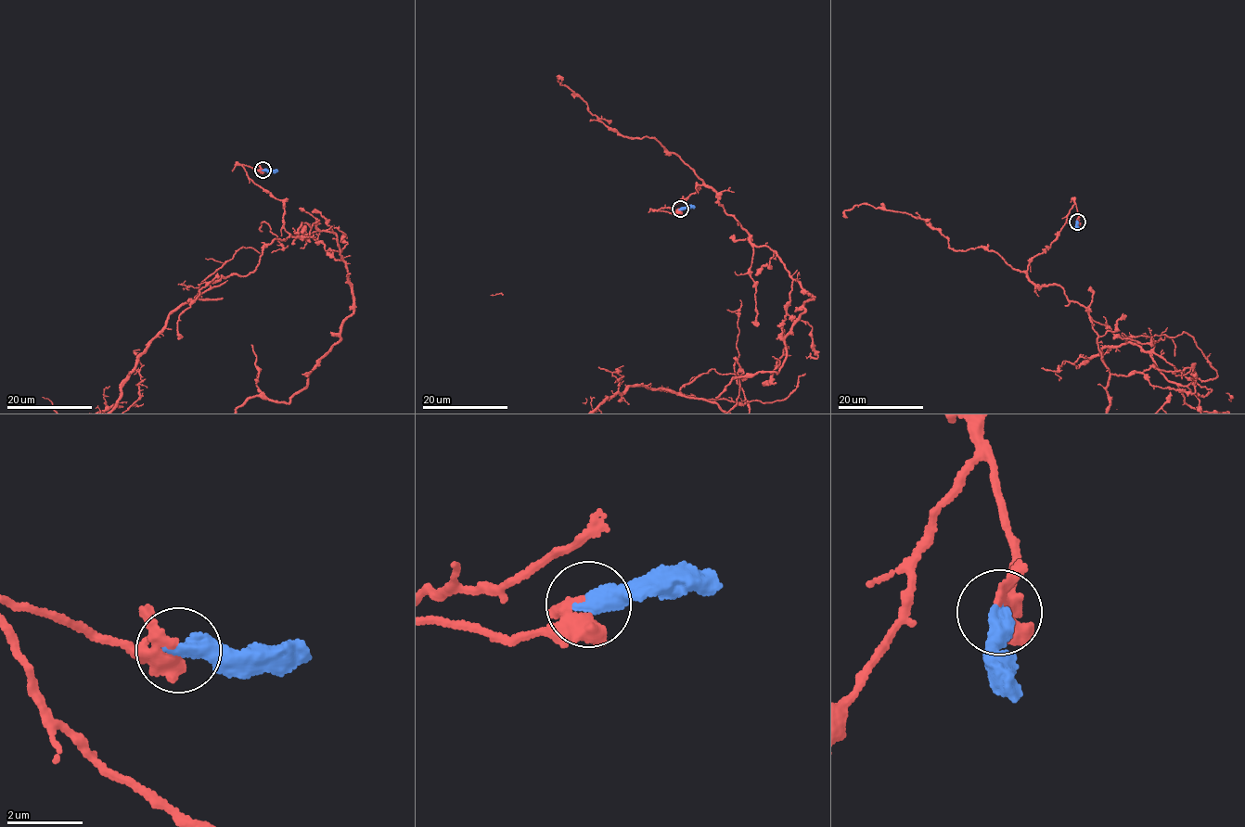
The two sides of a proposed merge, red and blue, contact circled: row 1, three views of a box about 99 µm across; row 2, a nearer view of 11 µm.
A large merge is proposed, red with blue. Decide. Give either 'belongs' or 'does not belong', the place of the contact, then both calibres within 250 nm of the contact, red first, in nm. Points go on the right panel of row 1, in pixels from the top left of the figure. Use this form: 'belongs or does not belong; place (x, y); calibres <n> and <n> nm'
belongs; place (1077, 222); calibres 240 and 480 nm

